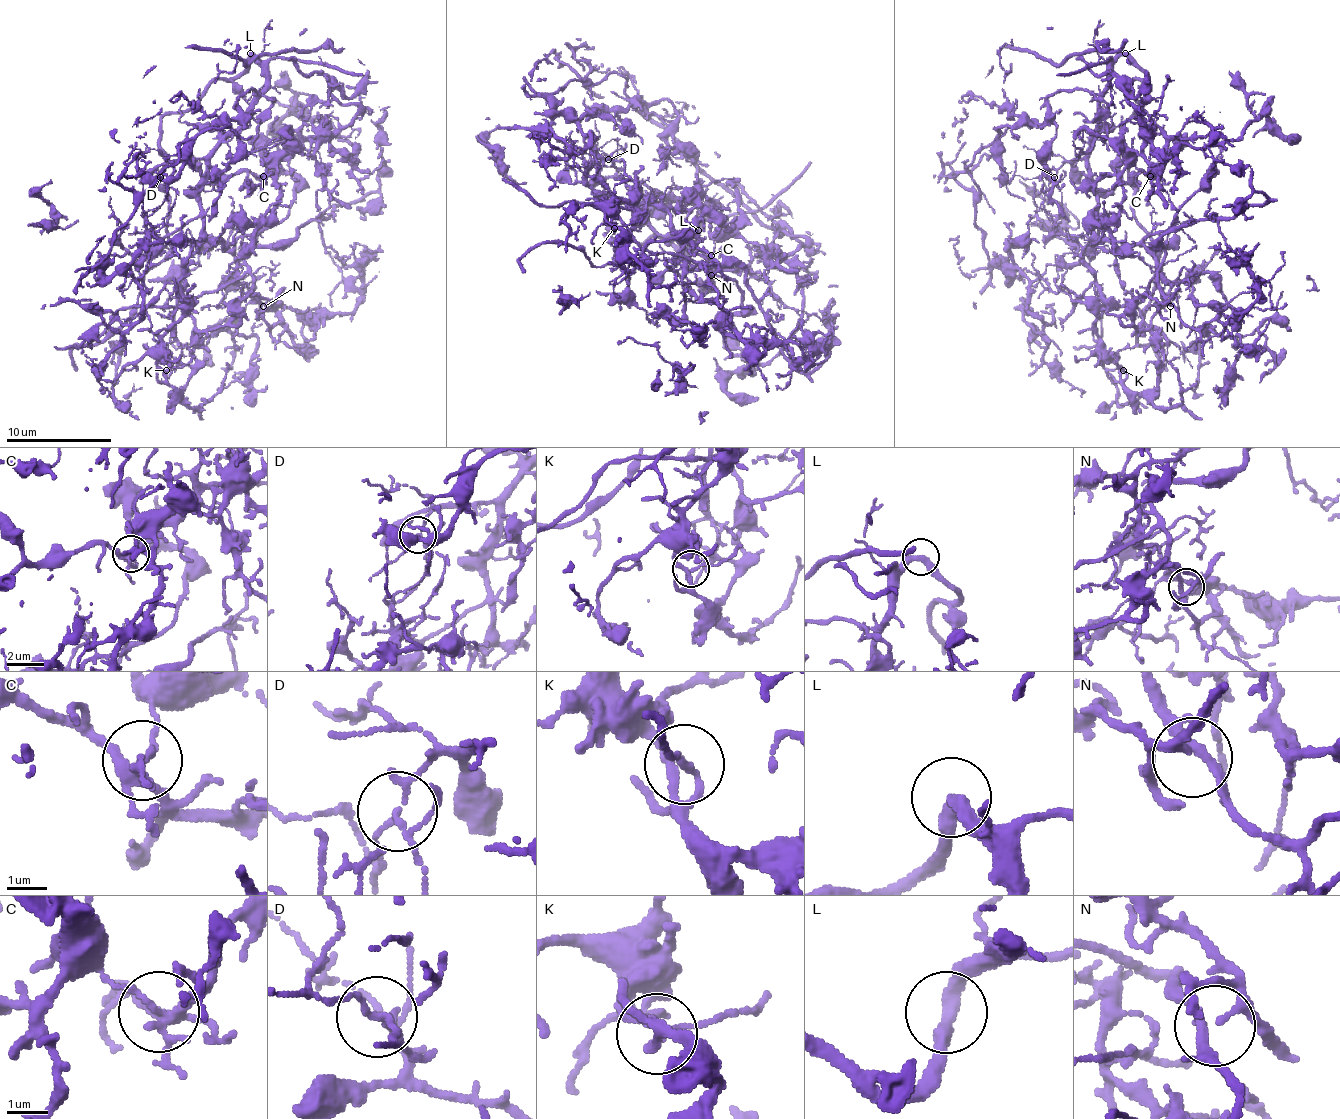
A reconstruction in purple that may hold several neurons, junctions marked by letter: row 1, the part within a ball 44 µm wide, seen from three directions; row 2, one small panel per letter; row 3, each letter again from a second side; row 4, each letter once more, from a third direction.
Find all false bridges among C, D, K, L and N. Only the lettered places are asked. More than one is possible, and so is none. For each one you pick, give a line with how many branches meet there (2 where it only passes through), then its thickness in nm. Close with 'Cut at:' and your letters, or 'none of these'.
C: branches 5; calibre 260 nm
Cut at: C

